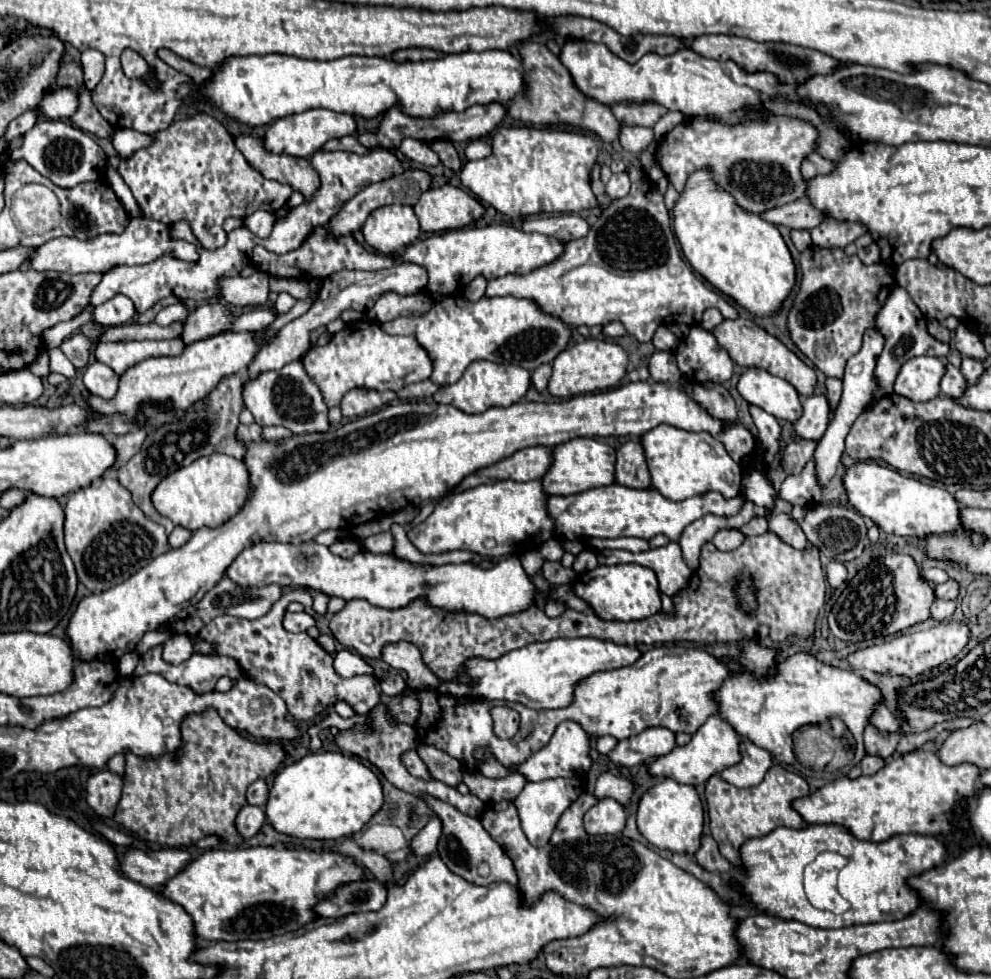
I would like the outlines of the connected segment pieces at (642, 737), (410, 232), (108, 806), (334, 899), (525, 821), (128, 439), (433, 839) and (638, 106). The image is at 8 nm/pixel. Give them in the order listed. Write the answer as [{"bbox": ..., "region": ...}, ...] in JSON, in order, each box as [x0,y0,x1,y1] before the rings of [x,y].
[{"bbox":[609,727,675,767],"region":[[[649,727],[643,733],[623,739],[609,753],[609,759],[619,767],[633,767],[651,763],[655,757],[663,757],[675,749],[675,735],[665,727]]]},{"bbox":[361,205,421,255],"region":[[[387,205],[375,209],[361,231],[365,243],[383,255],[401,253],[421,235],[413,207],[407,205]]]},{"bbox":[87,771,123,819],"region":[[[99,771],[87,781],[87,805],[99,819],[113,819],[121,799],[123,779],[111,771]]]},{"bbox":[315,881,387,917],"region":[[[359,881],[337,889],[315,907],[321,917],[345,917],[351,913],[379,911],[387,899],[387,889],[379,881]]]},{"bbox":[515,778,583,847],"region":[[[579,778],[575,779],[547,779],[547,781],[539,781],[539,783],[527,783],[525,789],[515,797],[515,807],[519,811],[519,819],[521,819],[521,827],[527,835],[527,839],[535,845],[535,847],[543,847],[549,843],[549,837],[555,829],[555,823],[561,819],[563,811],[579,797],[577,791],[582,790],[583,782]]]},{"bbox":[113,427,149,469],"region":[[[141,427],[135,433],[127,433],[127,435],[121,435],[121,437],[113,439],[113,445],[117,449],[117,465],[115,465],[115,469],[125,465],[139,451],[139,447],[143,445],[143,439],[147,437],[147,433],[149,431],[145,427]]]},{"bbox":[411,817,441,855],"region":[[[433,817],[413,839],[411,839],[411,853],[413,855],[433,855],[437,849],[437,841],[441,837],[441,821]]]},{"bbox":[611,103,667,127],"region":[[[615,103],[611,105],[617,121],[627,125],[645,125],[653,127],[661,115],[667,113],[667,107],[659,107],[659,103]]]}]

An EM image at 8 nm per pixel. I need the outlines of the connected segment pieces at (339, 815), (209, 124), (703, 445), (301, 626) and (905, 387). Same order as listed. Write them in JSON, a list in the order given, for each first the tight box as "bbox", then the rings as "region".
[{"bbox":[265,753,383,839],"region":[[[311,753],[305,755],[301,761],[287,765],[281,769],[273,781],[269,791],[269,799],[265,805],[265,815],[269,825],[285,835],[299,837],[299,839],[341,839],[357,833],[383,805],[381,783],[377,775],[363,765],[355,757],[345,757],[343,753]]]},{"bbox":[119,113,293,249],"region":[[[197,113],[193,117],[175,121],[167,129],[153,133],[149,147],[135,151],[129,159],[121,159],[119,173],[129,185],[145,217],[167,225],[173,225],[177,221],[187,221],[193,235],[207,249],[219,249],[223,247],[223,243],[227,243],[227,233],[223,229],[223,221],[227,217],[245,219],[247,215],[259,209],[275,213],[287,205],[287,199],[293,193],[291,187],[265,179],[259,171],[255,171],[241,155],[241,151],[235,147],[233,137],[227,133],[227,129],[207,113]]]},{"bbox":[641,425,743,501],"region":[[[659,425],[641,437],[653,487],[671,501],[683,501],[699,493],[719,491],[723,497],[735,497],[743,485],[743,469],[731,459],[721,441],[709,433],[691,433],[671,425]]]},{"bbox":[283,613,315,633],"region":[[[285,613],[283,617],[283,627],[291,633],[299,633],[299,631],[307,631],[311,625],[315,625],[315,619],[309,613]]]},{"bbox":[895,357,945,403],"region":[[[913,357],[909,359],[895,381],[895,393],[917,403],[939,397],[939,383],[943,379],[945,363],[937,357]]]}]

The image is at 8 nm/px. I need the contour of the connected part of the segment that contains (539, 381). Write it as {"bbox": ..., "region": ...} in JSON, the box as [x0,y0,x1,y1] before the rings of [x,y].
{"bbox":[531,365,551,393],"region":[[[541,365],[533,371],[531,375],[531,381],[535,385],[535,389],[541,393],[547,389],[547,383],[549,383],[549,377],[551,377],[551,365]]]}

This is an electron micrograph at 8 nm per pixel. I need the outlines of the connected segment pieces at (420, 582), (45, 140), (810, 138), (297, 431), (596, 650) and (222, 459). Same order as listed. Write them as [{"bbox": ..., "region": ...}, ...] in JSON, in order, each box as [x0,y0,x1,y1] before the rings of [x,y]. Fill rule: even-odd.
[{"bbox":[227,541,539,619],"region":[[[309,541],[301,545],[293,543],[255,543],[239,553],[239,557],[227,569],[237,585],[269,585],[279,583],[301,585],[313,591],[323,591],[345,601],[367,599],[371,605],[385,609],[407,607],[415,599],[423,599],[429,607],[443,611],[467,611],[487,619],[513,615],[529,609],[539,595],[535,583],[525,575],[517,557],[497,561],[493,567],[483,569],[475,563],[447,563],[447,565],[423,565],[399,559],[395,553],[373,555],[369,551],[357,553],[353,559],[341,559],[327,547]]]},{"bbox":[3,121,107,189],"region":[[[37,121],[35,127],[23,135],[21,147],[7,151],[3,165],[9,161],[27,161],[43,177],[63,189],[77,187],[85,181],[103,181],[107,171],[107,155],[103,149],[85,131],[65,121]]]},{"bbox":[661,111,819,215],"region":[[[747,111],[745,119],[733,125],[709,117],[693,117],[663,137],[661,169],[681,193],[693,171],[711,167],[719,187],[729,191],[743,209],[761,215],[771,207],[783,207],[807,195],[801,163],[815,151],[817,141],[819,131],[813,123],[789,115]]]},{"bbox":[243,359,331,435],"region":[[[301,359],[287,363],[279,371],[261,373],[255,381],[247,381],[243,385],[243,401],[245,401],[245,407],[253,413],[255,423],[259,423],[261,427],[281,425],[281,427],[287,427],[293,435],[323,433],[331,427],[327,419],[327,405],[323,403],[321,391],[307,377]]]},{"bbox":[439,637,643,709],"region":[[[577,637],[577,639],[551,639],[543,643],[531,643],[521,649],[515,649],[503,655],[497,661],[485,659],[469,659],[465,663],[467,673],[477,681],[475,685],[463,685],[455,681],[445,681],[439,689],[445,695],[463,697],[463,695],[481,695],[487,701],[519,701],[525,707],[541,709],[559,709],[571,703],[571,691],[575,691],[575,683],[579,679],[587,679],[587,675],[599,671],[613,671],[619,667],[627,667],[635,663],[643,655],[639,649],[629,645],[617,645],[611,641]]]},{"bbox":[151,453,249,533],"region":[[[213,453],[167,475],[151,493],[151,501],[163,517],[169,517],[175,525],[195,533],[201,527],[219,527],[231,519],[247,499],[247,485],[249,473],[243,461],[237,461],[231,455]]]}]

